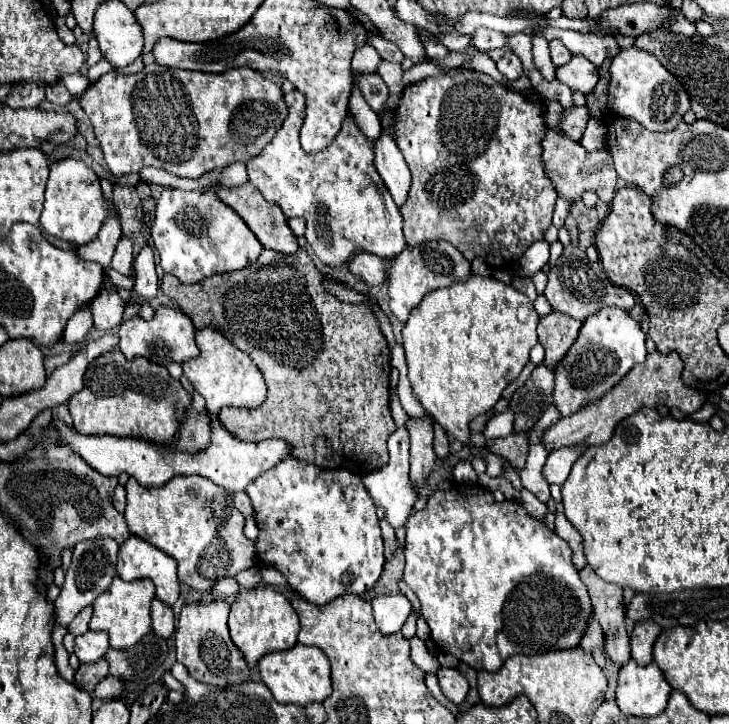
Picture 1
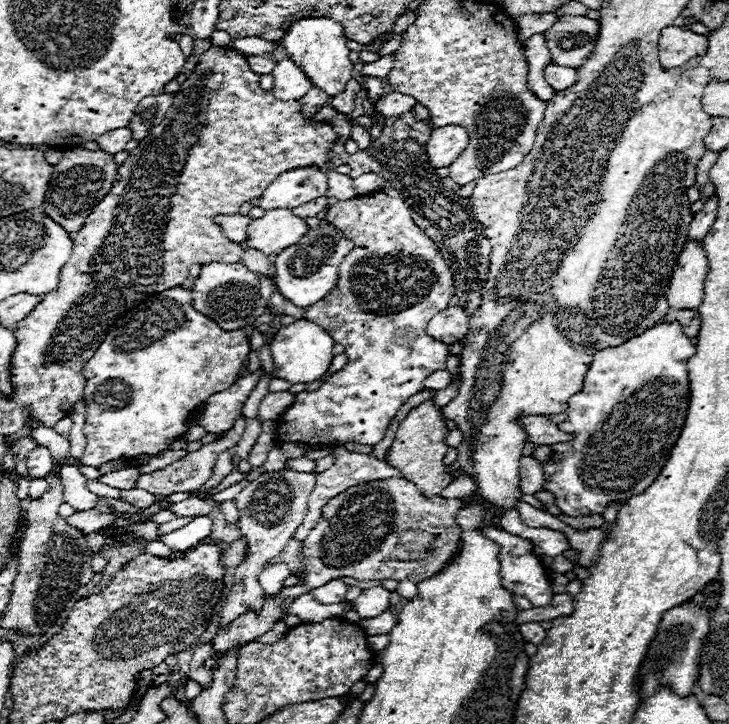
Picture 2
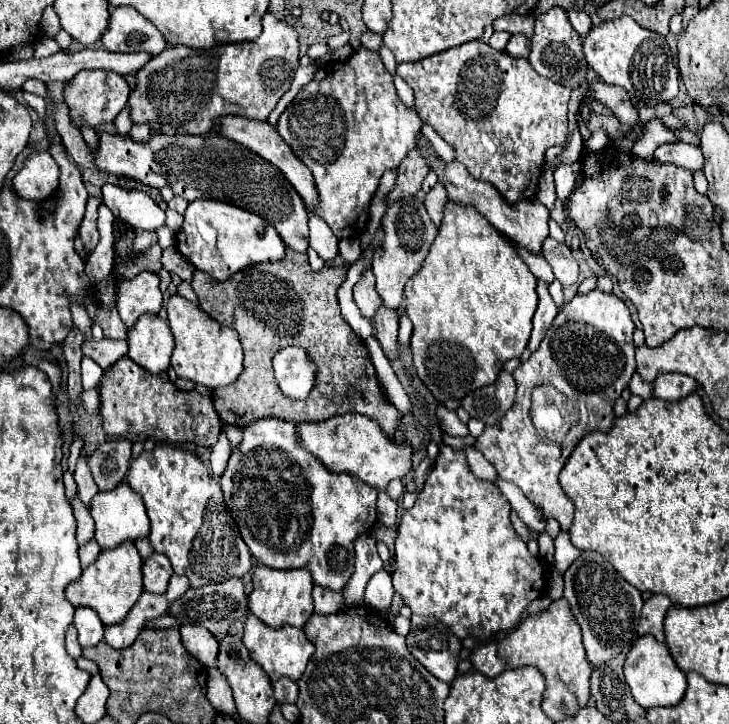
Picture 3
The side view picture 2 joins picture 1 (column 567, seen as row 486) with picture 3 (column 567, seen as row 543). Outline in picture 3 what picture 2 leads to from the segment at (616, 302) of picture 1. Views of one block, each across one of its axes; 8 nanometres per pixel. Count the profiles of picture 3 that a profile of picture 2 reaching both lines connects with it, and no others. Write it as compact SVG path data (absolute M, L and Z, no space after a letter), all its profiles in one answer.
M546 238L542 244L542 256L552 266L552 272L556 280L562 284L562 288L568 288L578 282L578 262L572 256L572 250L554 238Z

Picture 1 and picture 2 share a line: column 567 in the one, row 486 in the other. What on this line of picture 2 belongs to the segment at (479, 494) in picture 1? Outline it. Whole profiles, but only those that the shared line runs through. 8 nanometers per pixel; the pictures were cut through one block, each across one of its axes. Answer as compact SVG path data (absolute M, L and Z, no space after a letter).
M658 322L656 326L648 328L648 332L642 332L640 336L634 336L632 340L616 348L604 348L596 352L594 362L586 372L580 394L568 400L566 408L568 418L558 424L560 430L572 432L574 438L550 446L552 458L540 464L546 478L542 490L550 492L556 498L558 508L564 514L574 518L588 514L602 514L610 504L626 502L628 498L644 492L658 478L658 472L664 468L684 428L688 398L690 398L686 360L690 360L694 352L696 346L682 332L682 326L676 322L672 324Z

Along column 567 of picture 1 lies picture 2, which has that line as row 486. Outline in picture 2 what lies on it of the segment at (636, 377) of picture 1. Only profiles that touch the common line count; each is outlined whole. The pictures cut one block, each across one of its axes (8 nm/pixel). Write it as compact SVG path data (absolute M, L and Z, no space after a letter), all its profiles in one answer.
M426 400L424 404L416 406L406 420L400 424L398 432L396 432L396 440L388 452L386 462L394 468L398 468L406 480L414 482L418 486L418 490L424 496L436 496L440 494L450 482L452 482L452 472L446 470L444 464L444 456L450 450L450 446L446 446L446 436L448 436L448 426L446 426L446 418L442 414L442 408L434 406L432 400Z

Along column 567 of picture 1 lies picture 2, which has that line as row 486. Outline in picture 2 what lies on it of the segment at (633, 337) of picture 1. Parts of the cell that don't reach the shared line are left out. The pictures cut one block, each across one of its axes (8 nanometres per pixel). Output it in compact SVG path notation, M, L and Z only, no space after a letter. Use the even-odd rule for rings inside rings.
M388 478L388 480L374 480L368 484L358 484L342 492L340 496L332 498L324 510L320 524L312 530L312 534L302 542L300 558L304 566L306 584L294 586L294 588L282 588L282 594L278 598L266 598L264 610L260 616L254 616L252 612L246 612L240 616L230 630L222 630L212 638L214 650L226 650L234 642L254 642L258 636L268 632L276 620L280 618L280 604L290 604L296 596L306 594L320 584L326 584L328 580L336 580L340 576L350 576L356 580L412 580L422 582L438 572L446 564L452 562L452 558L460 552L460 536L462 528L456 524L456 516L462 510L462 500L432 496L426 498L418 492L418 488L404 480L404 478ZM416 512L416 514L414 514ZM406 528L418 528L432 536L436 536L436 544L432 546L428 554L428 562L416 564L414 570L400 568L398 562L388 560L394 546L398 544L400 532ZM368 558L368 560L364 560Z

